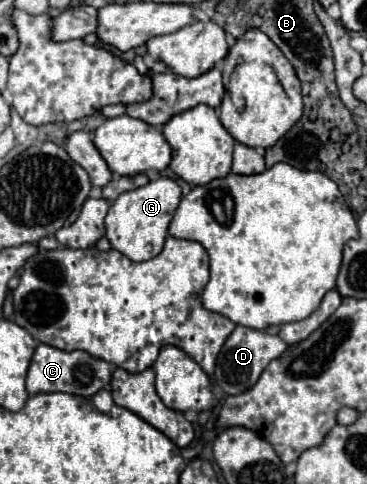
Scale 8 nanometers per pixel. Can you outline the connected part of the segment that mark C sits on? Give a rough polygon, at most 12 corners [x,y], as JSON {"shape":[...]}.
{"shape":[[39,344],[27,392],[93,396],[113,370],[83,350]]}

